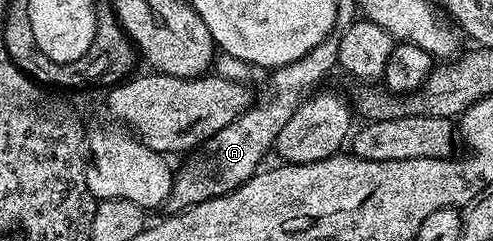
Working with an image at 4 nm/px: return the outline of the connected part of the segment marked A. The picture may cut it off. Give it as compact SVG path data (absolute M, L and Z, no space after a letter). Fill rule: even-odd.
M333 32L326 36L320 44L310 48L306 56L294 60L285 66L277 66L268 78L268 95L257 101L245 114L238 116L235 122L226 124L222 132L209 138L203 148L197 149L192 158L181 170L175 171L172 180L172 194L166 206L169 211L179 212L194 204L202 204L211 198L229 194L237 190L244 182L249 182L261 169L264 157L275 147L278 132L282 132L282 124L294 116L306 95L313 91L318 82L338 66L339 33Z

